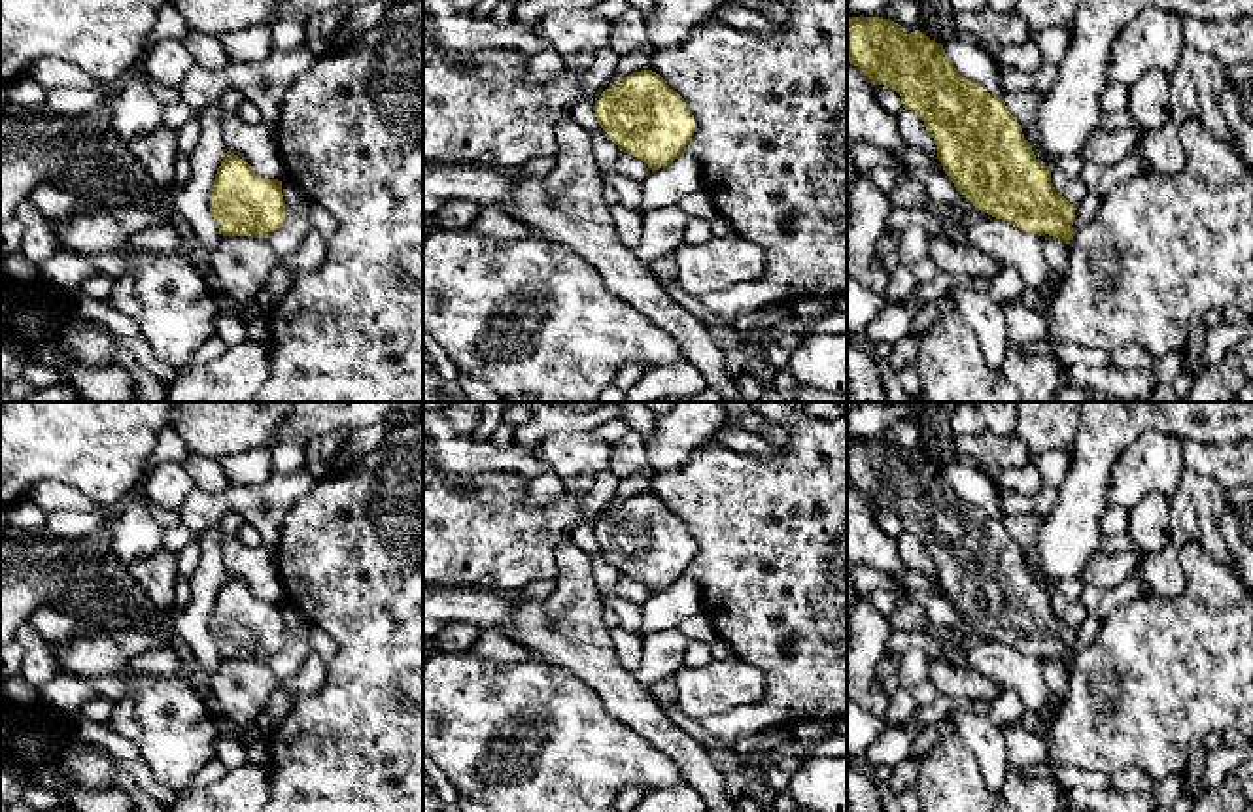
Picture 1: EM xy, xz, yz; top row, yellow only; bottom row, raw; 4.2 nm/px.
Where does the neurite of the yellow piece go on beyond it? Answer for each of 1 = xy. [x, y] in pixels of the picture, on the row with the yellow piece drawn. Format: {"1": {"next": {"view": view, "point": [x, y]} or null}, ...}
{"1": {"next": null}}

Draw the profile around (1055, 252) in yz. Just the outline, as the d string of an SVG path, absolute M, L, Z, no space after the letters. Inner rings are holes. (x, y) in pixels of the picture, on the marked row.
M1039 236L1041 240L1041 251L1043 257L1055 276L1055 279L1060 279L1068 274L1068 244L1064 244L1062 240L1055 238L1055 236Z

